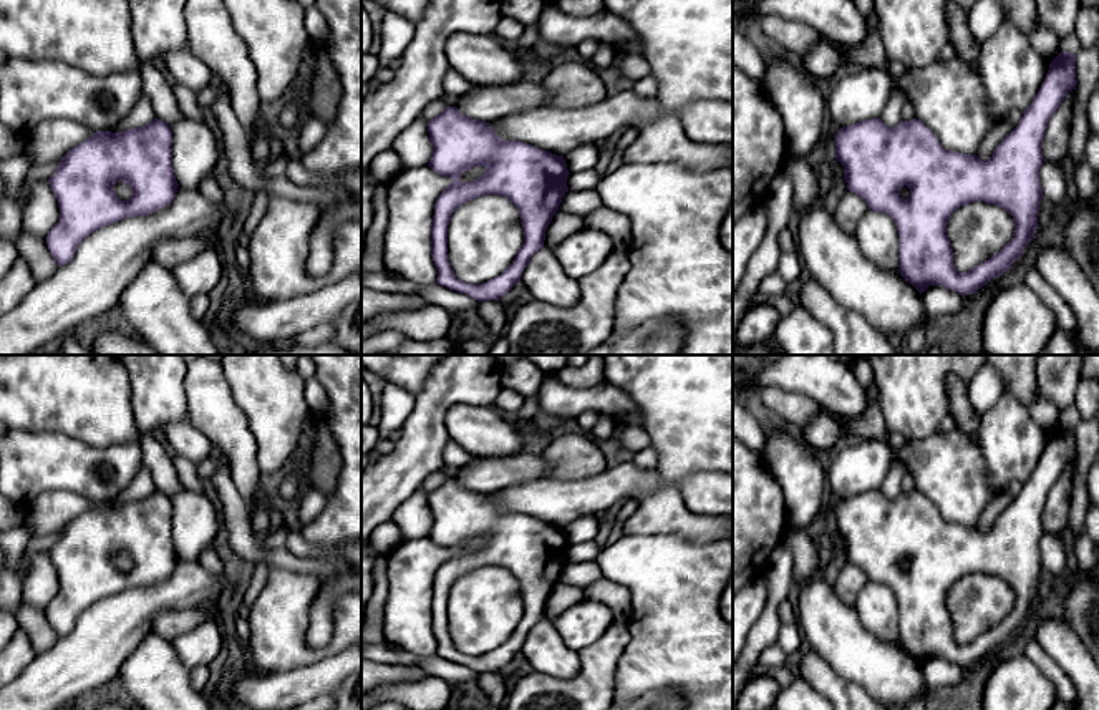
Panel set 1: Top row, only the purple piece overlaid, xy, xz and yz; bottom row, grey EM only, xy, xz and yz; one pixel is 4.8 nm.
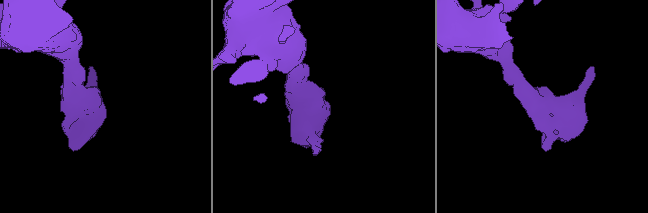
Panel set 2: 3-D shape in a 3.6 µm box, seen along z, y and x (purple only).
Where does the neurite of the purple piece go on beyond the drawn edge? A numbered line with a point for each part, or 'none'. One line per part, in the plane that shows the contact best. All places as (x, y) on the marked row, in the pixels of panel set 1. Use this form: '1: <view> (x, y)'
none

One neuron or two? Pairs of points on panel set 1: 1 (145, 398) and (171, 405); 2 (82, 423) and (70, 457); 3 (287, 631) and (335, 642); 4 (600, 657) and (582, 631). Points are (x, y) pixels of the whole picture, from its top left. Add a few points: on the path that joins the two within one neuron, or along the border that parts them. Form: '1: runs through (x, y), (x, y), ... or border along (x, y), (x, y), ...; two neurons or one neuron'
1: runs through (151, 398), (164, 402); one neuron
2: border along (38, 430), (60, 430), (98, 447), (115, 445); two neurons
3: runs through (297, 642), (307, 652), (324, 651); one neuron
4: border along (614, 621), (594, 642), (579, 652); two neurons

